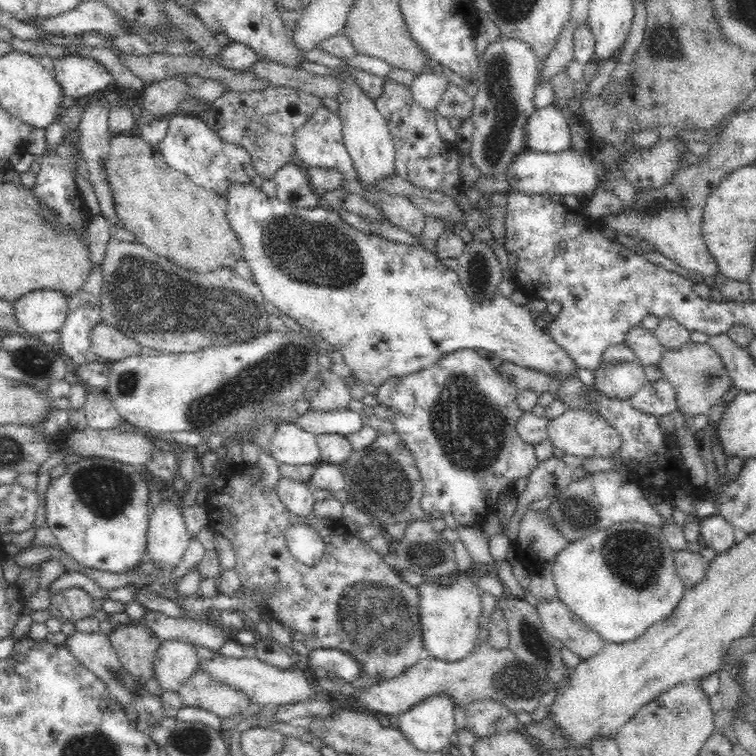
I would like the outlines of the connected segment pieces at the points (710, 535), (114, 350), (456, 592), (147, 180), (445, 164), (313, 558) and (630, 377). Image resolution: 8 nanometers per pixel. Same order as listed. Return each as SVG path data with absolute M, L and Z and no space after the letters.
M715 512L701 519L701 538L705 546L714 548L716 552L724 552L732 548L735 543L733 524L722 513Z
M99 323L93 329L91 344L94 352L105 362L144 355L145 350L145 347L136 340L125 336L105 323Z
M455 575L456 582L452 585L439 585L432 581L424 581L417 589L417 615L419 635L424 650L428 651L429 657L443 663L456 662L465 656L476 646L477 641L477 618L480 614L479 588L468 580L467 575Z
M127 134L120 136L120 138L112 138L112 156L108 160L108 169L110 169L110 181L112 181L112 191L114 191L114 203L116 203L116 213L122 219L122 223L130 234L134 234L135 240L138 241L148 251L154 253L155 256L165 259L183 270L183 272L190 272L198 275L210 275L212 273L221 272L222 270L234 271L234 267L238 262L244 261L244 247L242 247L241 240L238 238L238 233L234 231L233 224L230 223L228 199L218 196L214 191L202 190L194 186L186 176L181 172L171 170L168 164L164 162L160 151L157 147L150 146L146 141L136 142L136 144L129 144Z
M387 82L376 100L378 110L386 119L394 149L393 172L423 191L439 192L454 201L454 192L464 192L462 155L456 144L444 140L436 129L436 112L426 111L412 102L409 87Z
M290 525L285 531L289 553L298 562L312 566L321 559L325 543L316 529L308 525Z
M635 360L597 368L594 374L594 388L608 398L627 400L647 383L644 370Z

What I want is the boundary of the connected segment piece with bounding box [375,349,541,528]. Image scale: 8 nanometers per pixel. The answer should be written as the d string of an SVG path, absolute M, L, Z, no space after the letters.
M464 349L461 351L452 352L441 357L436 364L429 367L421 368L416 372L401 376L397 379L390 379L383 382L377 392L376 400L378 403L384 404L389 408L392 408L395 412L393 420L394 432L398 435L398 438L404 443L404 448L411 454L414 460L415 467L419 470L421 481L423 484L423 494L421 498L421 514L427 515L431 511L438 513L449 513L455 520L456 524L461 528L472 526L481 527L488 514L495 514L498 510L498 502L510 494L516 496L515 488L518 484L518 480L526 480L530 478L530 474L534 472L534 468L538 468L541 460L536 455L535 444L527 443L522 440L522 437L515 431L515 424L522 412L516 407L516 389L504 382L497 372L493 371L493 365L490 364L489 359L479 356L474 350Z

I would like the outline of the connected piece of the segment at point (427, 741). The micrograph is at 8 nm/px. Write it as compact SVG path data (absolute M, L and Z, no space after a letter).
M448 689L439 693L429 694L420 699L406 712L398 715L398 728L418 749L424 752L438 752L450 745L450 737L456 731L454 725L454 710L456 710L454 693Z

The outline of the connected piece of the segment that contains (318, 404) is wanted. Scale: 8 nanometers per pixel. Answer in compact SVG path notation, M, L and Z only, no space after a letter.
M322 368L324 384L320 392L310 400L311 409L318 411L338 411L346 409L352 400L351 390L342 378L334 374L330 368Z

